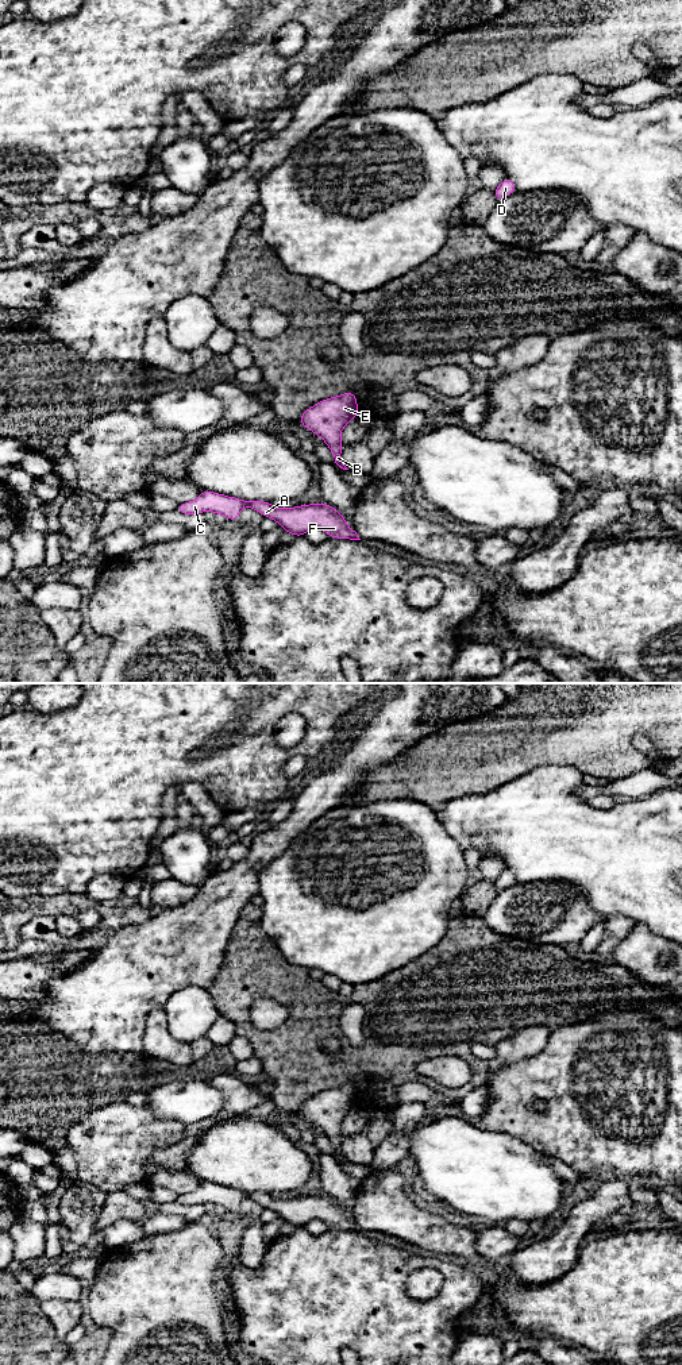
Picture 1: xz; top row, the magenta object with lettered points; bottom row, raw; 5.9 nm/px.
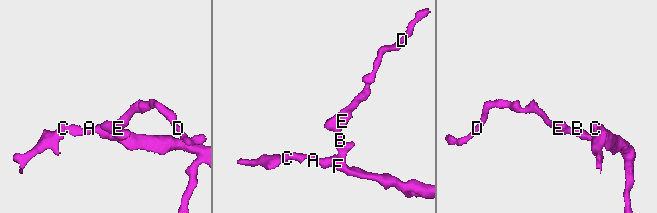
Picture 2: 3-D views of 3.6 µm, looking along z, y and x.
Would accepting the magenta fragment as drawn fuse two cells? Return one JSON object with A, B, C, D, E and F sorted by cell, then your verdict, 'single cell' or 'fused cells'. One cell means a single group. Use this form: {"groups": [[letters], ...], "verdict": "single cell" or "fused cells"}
{"groups": [["A", "B", "C", "D", "E", "F"]], "verdict": "single cell"}

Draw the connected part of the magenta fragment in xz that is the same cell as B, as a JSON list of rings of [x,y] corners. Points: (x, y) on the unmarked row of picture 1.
[[[347,1083],[342,1087],[330,1088],[324,1092],[315,1095],[308,1099],[297,1111],[305,1119],[320,1127],[330,1138],[335,1154],[348,1161],[342,1153],[342,1138],[340,1130],[342,1121],[359,1106],[357,1087],[352,1083]]]

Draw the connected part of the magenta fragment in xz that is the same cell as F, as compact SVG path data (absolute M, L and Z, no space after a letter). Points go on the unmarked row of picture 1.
M201 1181L201 1185L196 1191L178 1195L176 1203L181 1206L213 1203L226 1207L230 1212L235 1212L243 1199L253 1199L265 1208L277 1212L285 1223L294 1227L304 1227L308 1222L320 1219L328 1229L361 1231L357 1223L350 1221L343 1204L324 1194L284 1200L274 1199L266 1192L244 1192Z

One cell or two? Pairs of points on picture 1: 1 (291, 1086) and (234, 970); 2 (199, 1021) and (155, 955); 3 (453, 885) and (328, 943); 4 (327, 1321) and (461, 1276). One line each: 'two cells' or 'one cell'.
1: one cell
2: two cells
3: one cell
4: one cell

